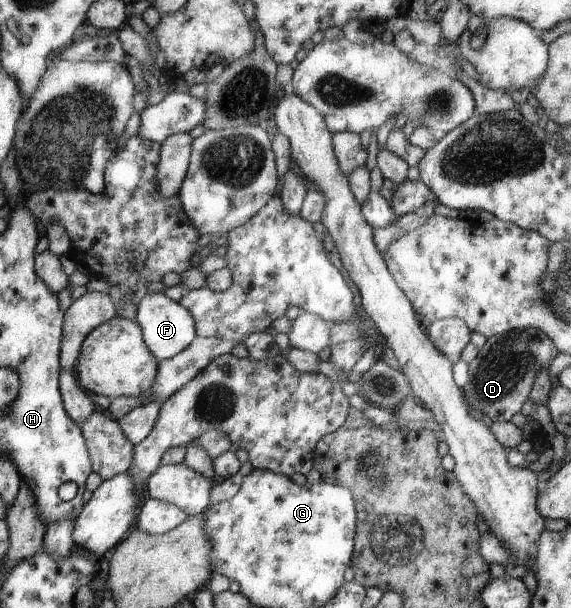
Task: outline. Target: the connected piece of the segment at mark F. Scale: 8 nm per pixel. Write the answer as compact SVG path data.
M149 292L147 296L143 296L139 300L135 320L141 326L142 338L147 349L158 362L171 359L185 351L197 336L192 313L179 302L170 300L165 293Z

